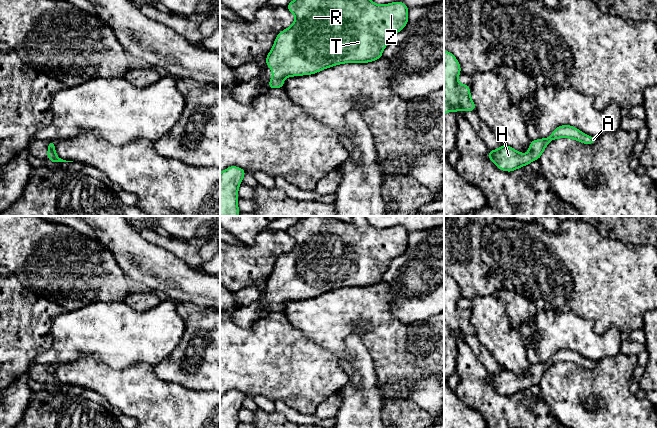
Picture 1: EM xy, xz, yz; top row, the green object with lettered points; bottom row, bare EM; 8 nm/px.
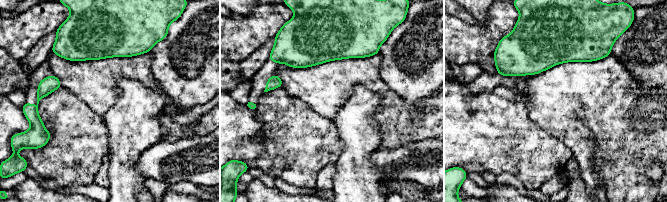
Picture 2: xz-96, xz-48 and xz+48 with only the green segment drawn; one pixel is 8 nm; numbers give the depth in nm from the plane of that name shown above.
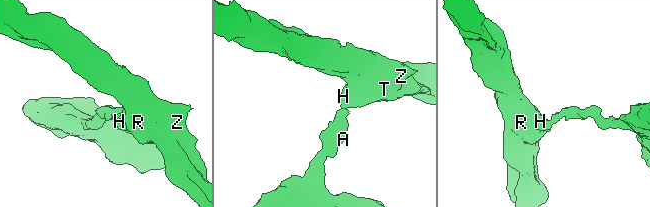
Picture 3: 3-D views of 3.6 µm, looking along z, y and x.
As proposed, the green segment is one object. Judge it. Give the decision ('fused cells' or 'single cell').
single cell

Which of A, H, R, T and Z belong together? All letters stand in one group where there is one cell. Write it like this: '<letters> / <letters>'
A H R T Z

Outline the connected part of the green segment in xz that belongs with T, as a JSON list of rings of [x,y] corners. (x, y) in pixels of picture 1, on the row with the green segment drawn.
[[[293,0],[286,8],[296,16],[296,20],[293,24],[279,32],[277,35],[274,45],[266,57],[266,66],[272,69],[272,79],[268,83],[269,89],[283,88],[283,79],[291,76],[311,75],[317,73],[328,67],[333,67],[342,63],[367,63],[382,58],[383,49],[388,45],[391,37],[401,31],[408,22],[408,10],[409,8],[403,2],[393,2],[386,5],[379,5],[373,3],[371,0]]]

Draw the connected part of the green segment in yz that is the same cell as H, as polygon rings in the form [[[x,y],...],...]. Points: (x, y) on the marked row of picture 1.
[[[561,125],[548,138],[532,140],[527,154],[519,153],[503,143],[498,150],[490,149],[488,157],[499,169],[511,172],[530,164],[533,160],[539,160],[549,142],[557,138],[571,138],[584,144],[594,144],[598,140],[598,138],[588,136],[571,125]]]

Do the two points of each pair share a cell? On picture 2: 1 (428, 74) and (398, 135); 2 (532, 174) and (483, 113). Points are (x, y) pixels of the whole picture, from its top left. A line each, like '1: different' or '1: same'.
1: different
2: same

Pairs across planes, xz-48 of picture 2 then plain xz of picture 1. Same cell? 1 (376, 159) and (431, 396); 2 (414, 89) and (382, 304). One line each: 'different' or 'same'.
1: same
2: different

